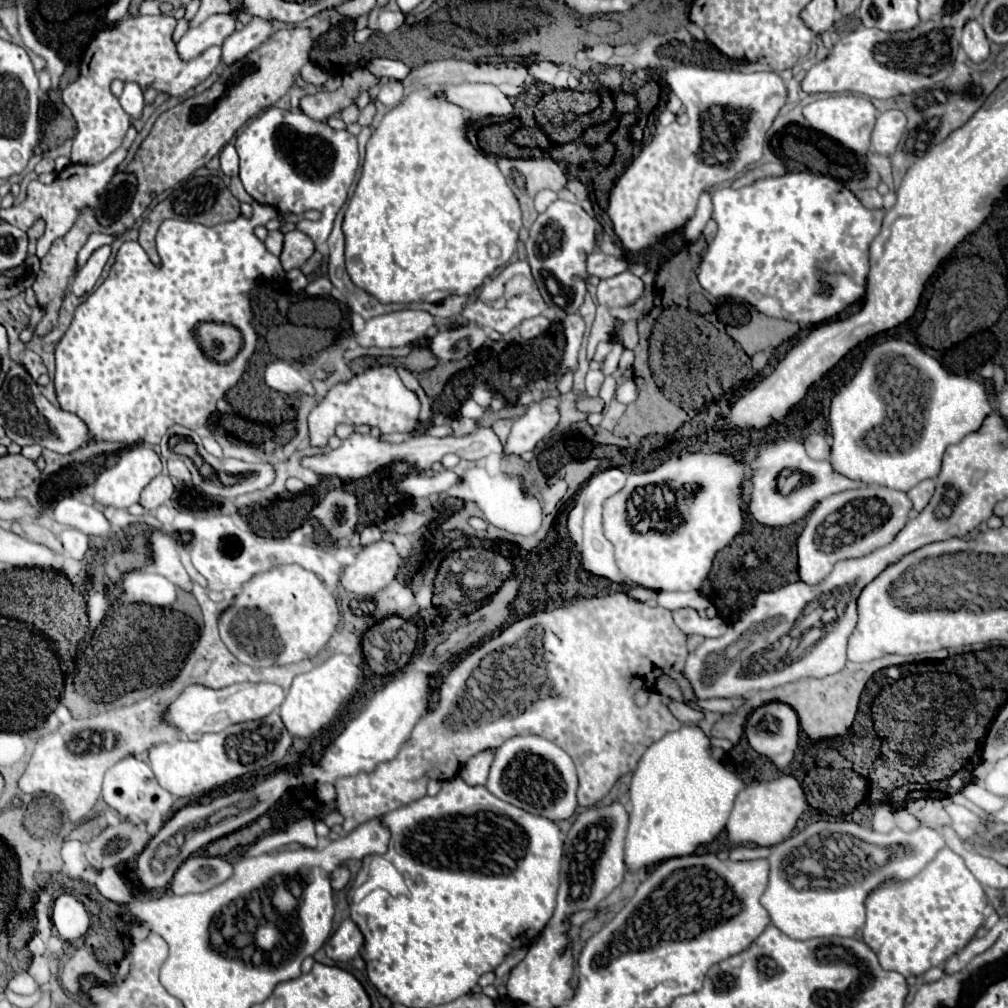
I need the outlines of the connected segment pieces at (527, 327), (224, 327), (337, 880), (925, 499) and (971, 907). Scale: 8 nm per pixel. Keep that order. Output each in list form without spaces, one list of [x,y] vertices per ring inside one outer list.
[[[534,316],[534,318],[528,318],[520,324],[520,336],[524,340],[532,340],[536,336],[540,336],[546,328],[550,326],[550,320],[544,318],[544,316]]]
[[[204,322],[198,326],[196,336],[202,344],[202,350],[216,362],[228,362],[242,346],[240,332],[228,324]]]
[[[344,864],[344,866],[338,866],[338,868],[332,872],[332,888],[334,888],[334,890],[340,890],[340,888],[344,888],[348,882],[350,882],[350,870],[348,870],[348,866],[346,866],[346,864]]]
[[[924,480],[924,482],[920,482],[918,486],[914,486],[914,488],[908,492],[908,496],[910,496],[916,512],[920,512],[920,510],[926,508],[926,504],[928,504],[930,498],[932,498],[932,494],[934,494],[934,480]]]
[[[944,848],[938,856],[910,880],[886,880],[880,882],[866,898],[866,944],[878,954],[884,970],[894,970],[904,976],[920,976],[932,966],[944,966],[944,962],[960,952],[984,924],[986,890],[974,878],[964,864],[964,858]]]

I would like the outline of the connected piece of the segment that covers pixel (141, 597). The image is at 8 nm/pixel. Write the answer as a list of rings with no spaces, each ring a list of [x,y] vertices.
[[[134,570],[124,576],[122,594],[126,600],[138,600],[152,606],[170,606],[176,600],[176,586],[160,574]]]

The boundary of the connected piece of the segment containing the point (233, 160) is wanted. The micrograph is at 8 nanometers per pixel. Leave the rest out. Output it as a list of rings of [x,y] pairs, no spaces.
[[[232,144],[224,146],[220,152],[220,170],[226,176],[236,176],[238,174],[238,158],[236,158],[236,148]]]

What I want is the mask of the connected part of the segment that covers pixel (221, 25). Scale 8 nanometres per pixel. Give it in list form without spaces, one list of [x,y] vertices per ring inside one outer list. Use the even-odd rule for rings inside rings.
[[[238,12],[230,14],[214,14],[208,20],[204,20],[200,26],[190,28],[180,42],[176,44],[180,60],[192,60],[206,52],[210,46],[220,46],[232,32]]]

